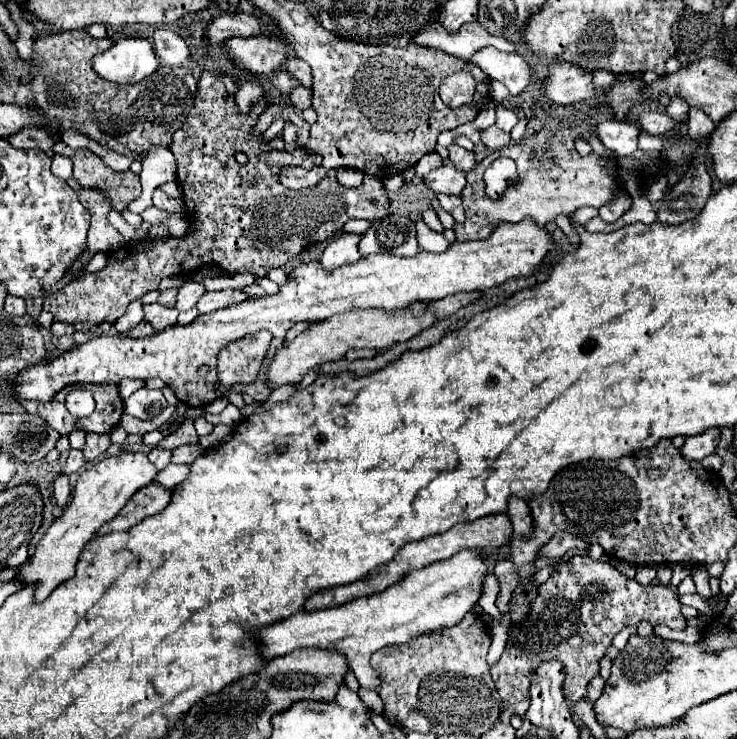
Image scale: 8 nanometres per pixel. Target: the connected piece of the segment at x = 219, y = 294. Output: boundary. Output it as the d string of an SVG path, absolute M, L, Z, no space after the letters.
M226 289L226 291L206 291L200 301L196 303L196 309L200 315L230 307L234 303L240 303L242 299L246 299L248 295L242 291L234 291L234 289Z

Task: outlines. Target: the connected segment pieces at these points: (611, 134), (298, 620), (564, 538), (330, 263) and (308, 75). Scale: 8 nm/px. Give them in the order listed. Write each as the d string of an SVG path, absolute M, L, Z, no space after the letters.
M604 121L598 125L598 135L600 135L600 141L610 149L614 151L614 155L618 159L622 157L628 157L632 155L636 149L638 149L638 135L640 135L640 129L630 125L630 123L624 123L624 121Z
M460 551L450 559L436 561L420 571L412 571L402 579L402 583L396 583L378 595L360 597L330 609L300 611L282 623L264 627L264 631L258 631L262 655L272 659L300 647L338 647L346 653L348 665L354 671L360 687L378 691L380 675L370 665L372 653L386 645L407 643L426 631L436 631L458 623L480 599L486 573L488 561L482 559L478 551Z
M554 535L546 545L540 547L538 557L540 559L560 559L562 555L566 555L570 549L586 549L588 545L580 539L574 539L572 535Z
M338 233L324 249L322 253L322 267L326 267L328 271L342 267L342 265L352 265L360 259L358 253L358 241L360 235L358 233Z
M290 51L288 61L286 61L286 70L294 76L306 89L312 89L313 79L311 68L306 61L302 61L294 51Z

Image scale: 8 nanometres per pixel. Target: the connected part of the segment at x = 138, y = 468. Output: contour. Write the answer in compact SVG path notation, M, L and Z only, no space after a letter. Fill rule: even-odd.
M124 451L112 457L104 457L92 469L86 469L80 475L68 507L50 525L50 529L38 543L32 563L20 567L18 577L22 577L26 583L38 583L36 601L44 601L62 581L70 579L76 573L76 563L82 555L82 549L96 535L98 527L114 519L114 515L128 503L134 491L138 491L140 487L146 487L146 483L152 483L156 473L158 471L148 461L146 453Z

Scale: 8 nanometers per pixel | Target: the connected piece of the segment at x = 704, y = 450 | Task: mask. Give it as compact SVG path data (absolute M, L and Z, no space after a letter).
M710 429L710 431L704 431L702 435L686 437L686 443L682 447L682 455L686 455L686 459L700 461L706 455L712 455L718 443L720 443L720 429Z

